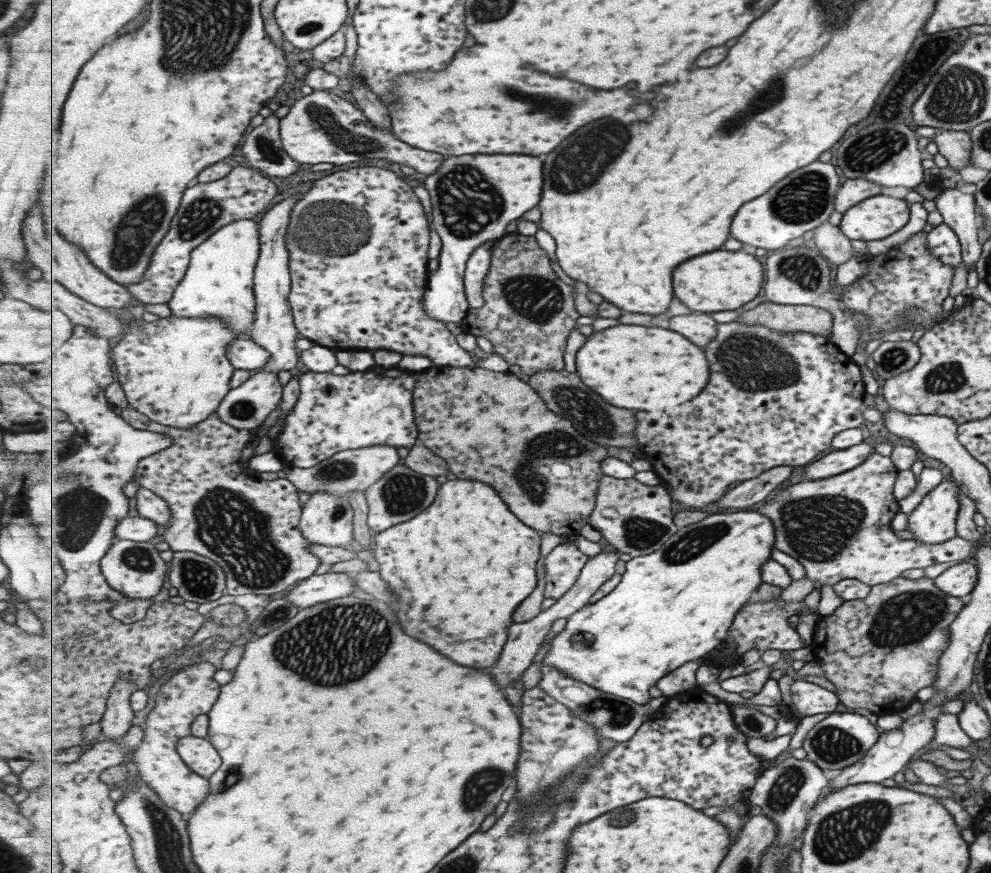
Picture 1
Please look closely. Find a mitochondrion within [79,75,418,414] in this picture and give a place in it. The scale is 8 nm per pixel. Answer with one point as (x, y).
(333, 228)

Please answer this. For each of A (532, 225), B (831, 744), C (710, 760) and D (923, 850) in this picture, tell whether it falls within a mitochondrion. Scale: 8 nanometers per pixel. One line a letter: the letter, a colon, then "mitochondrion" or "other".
A: other
B: mitochondrion
C: other
D: other

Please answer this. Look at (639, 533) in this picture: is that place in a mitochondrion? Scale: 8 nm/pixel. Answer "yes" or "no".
yes

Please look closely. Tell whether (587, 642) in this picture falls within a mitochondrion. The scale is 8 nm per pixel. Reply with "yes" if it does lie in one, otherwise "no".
no

